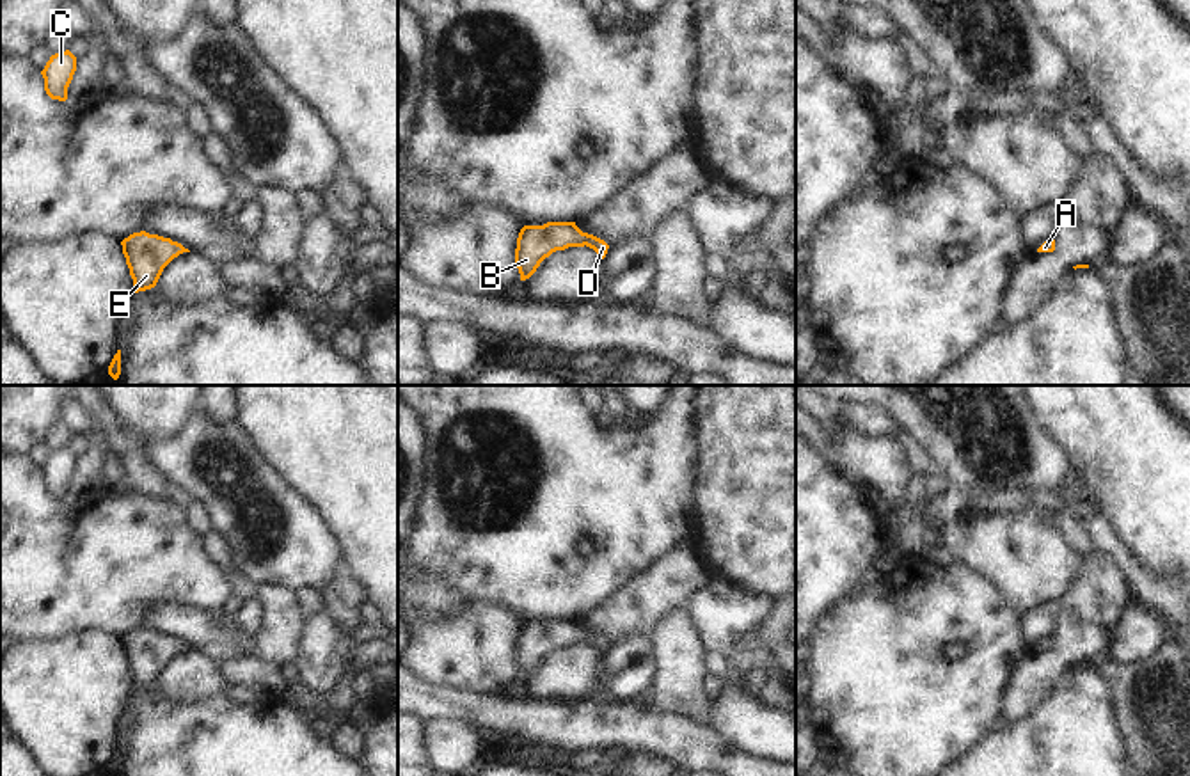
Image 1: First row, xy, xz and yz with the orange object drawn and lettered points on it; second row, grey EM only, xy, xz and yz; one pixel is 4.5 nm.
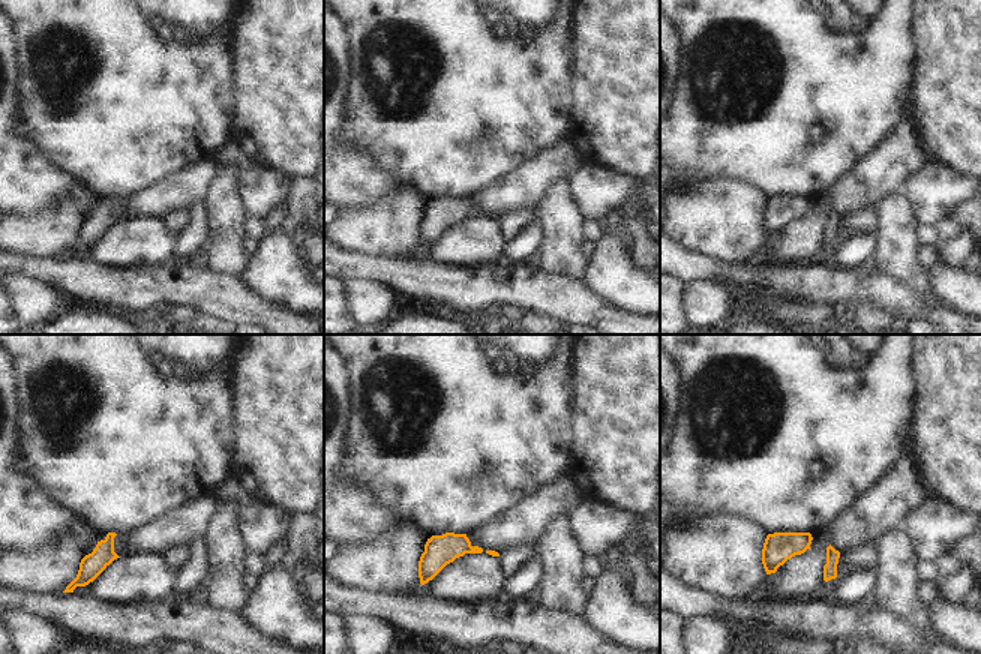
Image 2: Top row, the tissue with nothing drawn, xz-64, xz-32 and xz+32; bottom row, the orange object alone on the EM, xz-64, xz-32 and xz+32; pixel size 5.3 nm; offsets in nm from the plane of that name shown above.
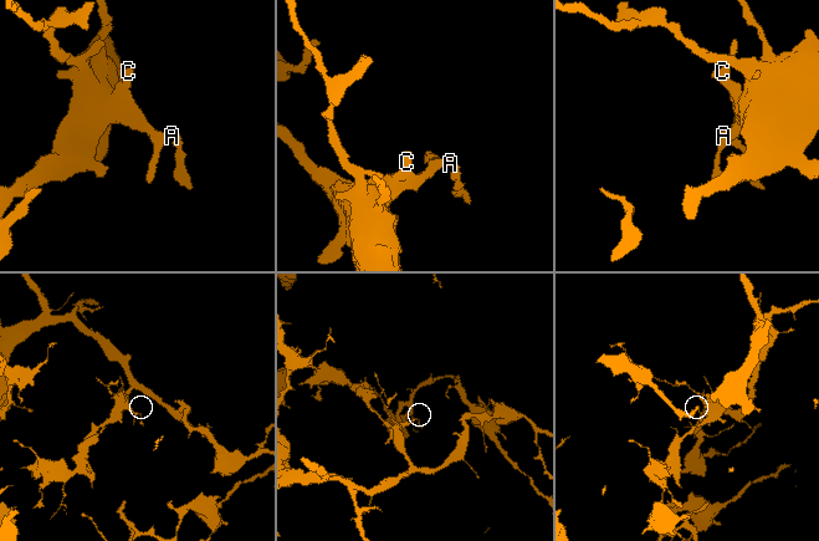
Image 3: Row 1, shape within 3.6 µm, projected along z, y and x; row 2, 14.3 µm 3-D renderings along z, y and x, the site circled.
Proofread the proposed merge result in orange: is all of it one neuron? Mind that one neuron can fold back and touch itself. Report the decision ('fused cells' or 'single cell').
single cell

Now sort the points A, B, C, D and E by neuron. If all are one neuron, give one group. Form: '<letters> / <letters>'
A B C D E

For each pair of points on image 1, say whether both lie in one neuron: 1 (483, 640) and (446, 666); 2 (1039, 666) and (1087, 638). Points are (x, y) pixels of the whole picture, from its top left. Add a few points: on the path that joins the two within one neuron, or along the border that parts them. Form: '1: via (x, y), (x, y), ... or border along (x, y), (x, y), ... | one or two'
1: via (475, 649), (455, 657) | one
2: via (1052, 665), (1075, 643) | one

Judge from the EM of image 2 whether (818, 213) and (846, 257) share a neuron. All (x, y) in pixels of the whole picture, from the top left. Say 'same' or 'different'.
different

